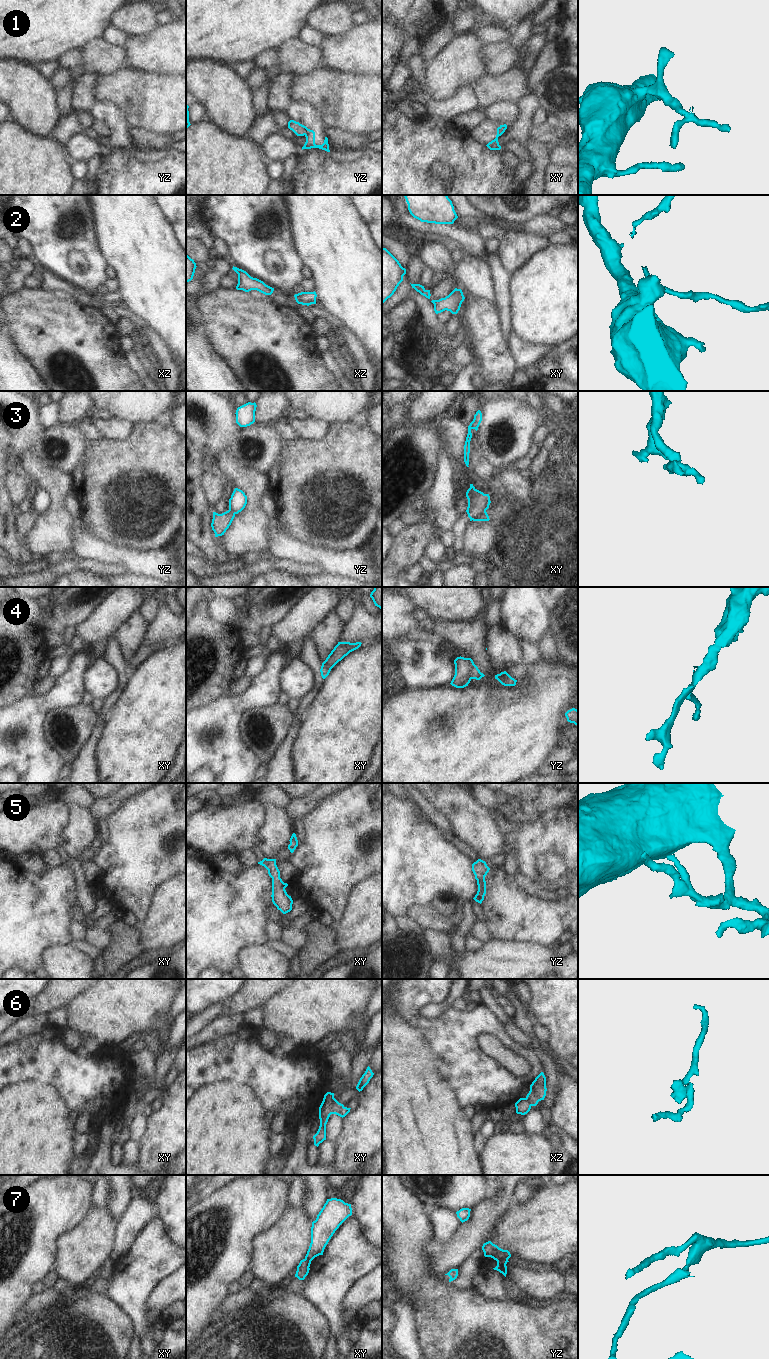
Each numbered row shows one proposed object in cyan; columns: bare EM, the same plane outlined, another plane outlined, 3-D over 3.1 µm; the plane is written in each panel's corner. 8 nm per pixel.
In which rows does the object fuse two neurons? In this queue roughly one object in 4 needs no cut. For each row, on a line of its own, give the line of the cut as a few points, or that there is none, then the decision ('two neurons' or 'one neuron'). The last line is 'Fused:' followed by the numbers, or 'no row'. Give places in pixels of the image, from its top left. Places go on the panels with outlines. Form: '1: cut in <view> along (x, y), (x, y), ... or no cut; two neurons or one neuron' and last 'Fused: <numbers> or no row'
1: cut in yz along (302, 125), (305, 134); two neurons
2: no cut; one neuron
3: cut in xy along (485, 511), (473, 520); two neurons
4: cut in yz along (474, 664), (470, 678); two neurons
5: no cut; one neuron
6: cut in xy along (334, 1098), (331, 1113); two neurons
7: cut in yz along (507, 1258), (497, 1261); two neurons
Fused: 1, 3, 4, 6, 7

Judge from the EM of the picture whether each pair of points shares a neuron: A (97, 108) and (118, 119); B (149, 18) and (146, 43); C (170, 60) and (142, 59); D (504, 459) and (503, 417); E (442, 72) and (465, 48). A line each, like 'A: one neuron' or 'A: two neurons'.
A: one neuron
B: two neurons
C: one neuron
D: one neuron
E: one neuron

